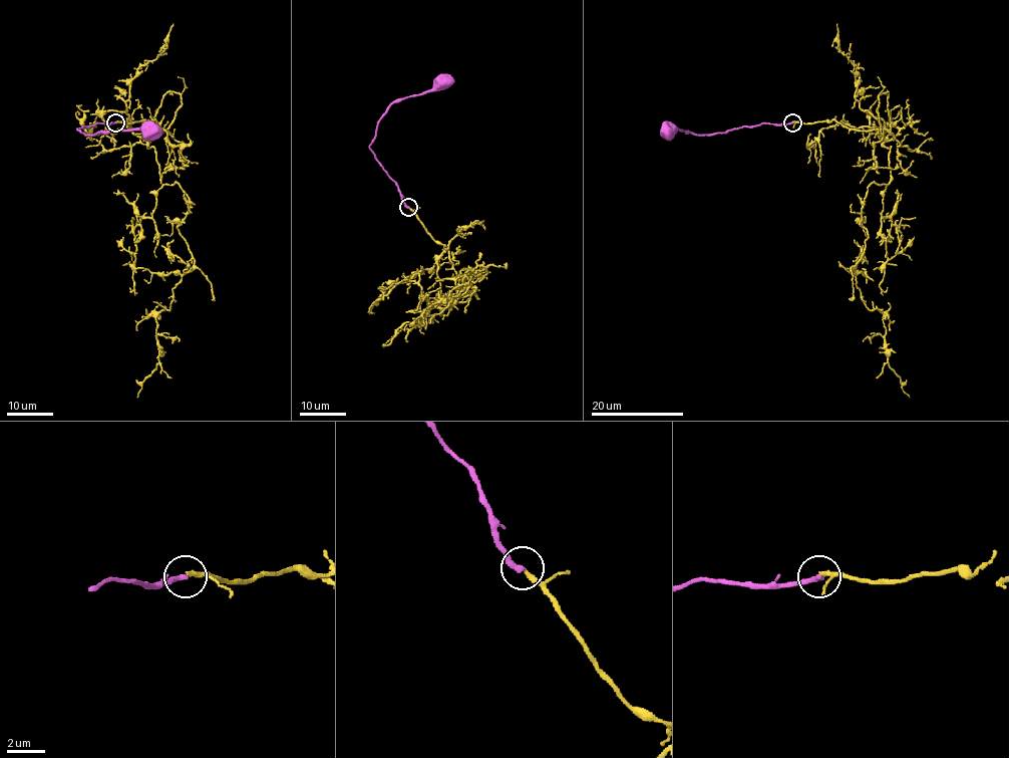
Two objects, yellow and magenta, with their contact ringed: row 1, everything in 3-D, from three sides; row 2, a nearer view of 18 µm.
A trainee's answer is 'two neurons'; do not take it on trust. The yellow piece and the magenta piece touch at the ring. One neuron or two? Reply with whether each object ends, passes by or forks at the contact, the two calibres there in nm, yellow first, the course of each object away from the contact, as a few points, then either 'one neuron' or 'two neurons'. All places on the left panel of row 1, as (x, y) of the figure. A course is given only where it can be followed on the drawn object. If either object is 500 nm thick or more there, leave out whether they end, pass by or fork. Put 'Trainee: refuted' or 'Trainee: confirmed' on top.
Trainee: confirmed
yellow ends there; magenta ends there; 240 nm thick on the yellow side, 300 nm on the other; yellow runs (116, 121), (163, 130), (147, 147), (190, 209), (178, 227), (194, 260), (157, 314), (158, 362), (136, 398); magenta runs (116, 122), (77, 130), (85, 135), (151, 129); two neurons

